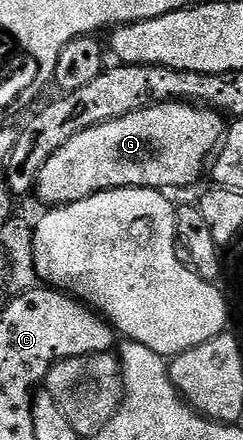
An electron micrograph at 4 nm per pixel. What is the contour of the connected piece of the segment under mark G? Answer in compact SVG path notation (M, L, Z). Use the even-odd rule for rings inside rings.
M180 99L146 105L144 109L137 109L119 119L104 121L67 139L67 143L63 143L63 147L59 147L59 151L55 151L55 155L51 155L47 163L43 163L37 176L35 197L38 197L45 207L56 207L70 205L108 189L170 191L169 189L181 189L184 185L193 185L201 177L205 160L207 165L210 158L218 152L226 132L226 118L218 110L198 107Z

